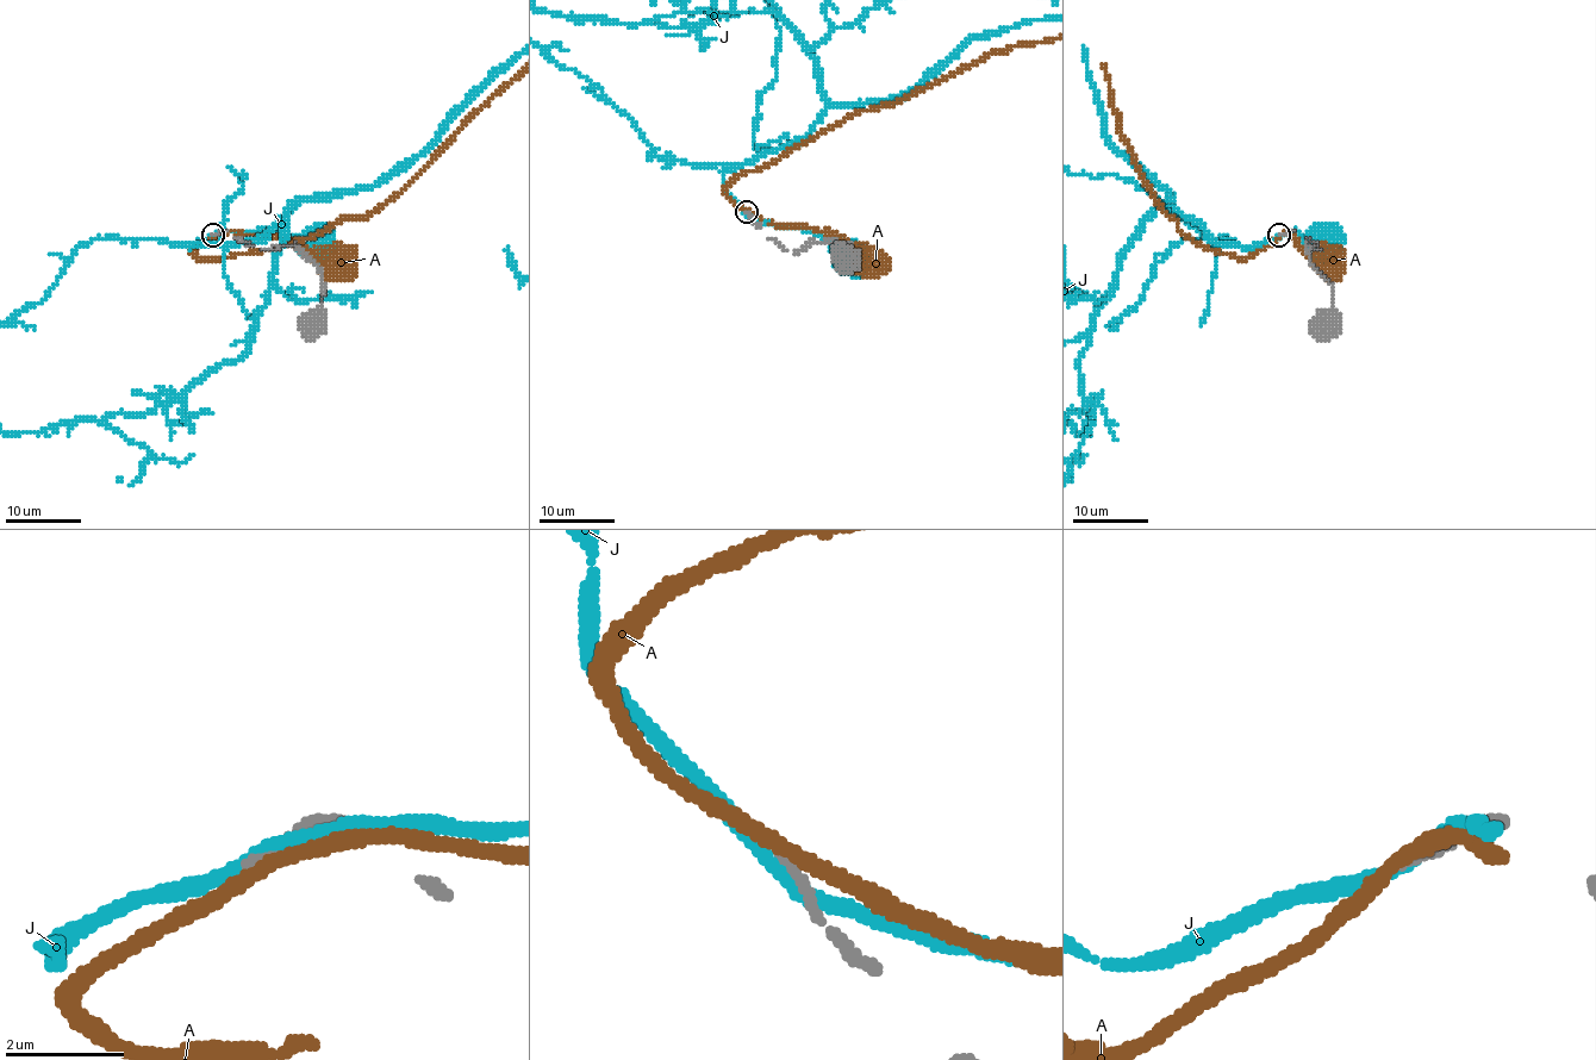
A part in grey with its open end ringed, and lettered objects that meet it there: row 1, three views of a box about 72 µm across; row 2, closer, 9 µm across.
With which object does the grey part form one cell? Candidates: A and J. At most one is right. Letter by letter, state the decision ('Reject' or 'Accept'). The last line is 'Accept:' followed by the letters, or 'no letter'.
A: Reject
J: Reject
Accept: no letter

